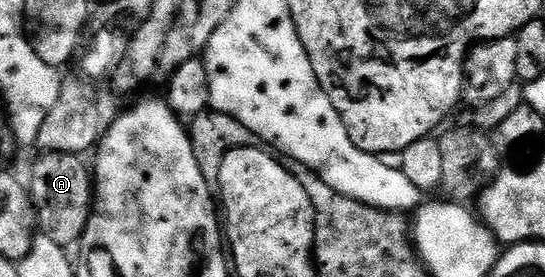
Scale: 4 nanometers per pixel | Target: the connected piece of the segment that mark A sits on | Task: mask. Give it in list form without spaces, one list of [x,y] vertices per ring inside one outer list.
[[[46,152],[38,155],[40,158],[31,166],[31,182],[29,189],[31,198],[35,201],[35,209],[39,212],[39,230],[49,240],[71,248],[82,239],[85,228],[91,219],[93,209],[93,174],[83,163],[78,154],[62,154],[61,152]]]

